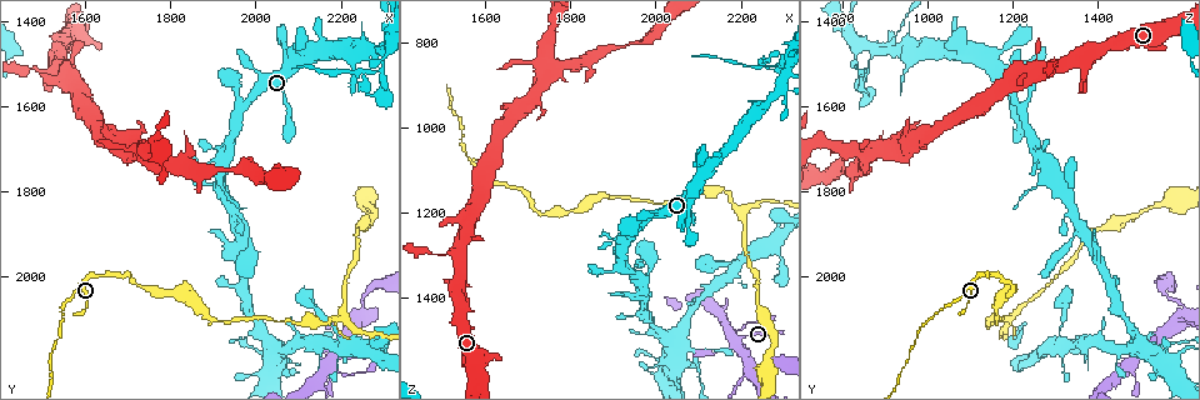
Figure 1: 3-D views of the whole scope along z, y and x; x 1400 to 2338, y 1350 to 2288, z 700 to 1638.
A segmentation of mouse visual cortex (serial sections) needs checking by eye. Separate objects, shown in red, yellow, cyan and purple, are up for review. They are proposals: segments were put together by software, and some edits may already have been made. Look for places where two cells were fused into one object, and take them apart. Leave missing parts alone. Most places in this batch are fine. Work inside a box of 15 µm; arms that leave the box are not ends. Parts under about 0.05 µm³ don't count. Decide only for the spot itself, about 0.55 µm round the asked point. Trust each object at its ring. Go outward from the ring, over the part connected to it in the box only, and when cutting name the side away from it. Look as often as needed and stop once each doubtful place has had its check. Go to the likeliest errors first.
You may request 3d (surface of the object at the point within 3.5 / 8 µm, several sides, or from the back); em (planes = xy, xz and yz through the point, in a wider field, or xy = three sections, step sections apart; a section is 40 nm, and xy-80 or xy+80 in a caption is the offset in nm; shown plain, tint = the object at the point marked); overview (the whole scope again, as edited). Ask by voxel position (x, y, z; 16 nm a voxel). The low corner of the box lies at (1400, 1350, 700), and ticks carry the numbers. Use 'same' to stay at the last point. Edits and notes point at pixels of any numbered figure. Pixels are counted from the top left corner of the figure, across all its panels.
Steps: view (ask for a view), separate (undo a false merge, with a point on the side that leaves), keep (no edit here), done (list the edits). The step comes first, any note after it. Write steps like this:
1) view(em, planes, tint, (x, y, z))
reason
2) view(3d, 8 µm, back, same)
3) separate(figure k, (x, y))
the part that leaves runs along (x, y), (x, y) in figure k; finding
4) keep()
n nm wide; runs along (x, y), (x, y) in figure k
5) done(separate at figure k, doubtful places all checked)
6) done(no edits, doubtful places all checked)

view(em, xy, step 5, tint, (2290, 1515, 865))
sharp bend

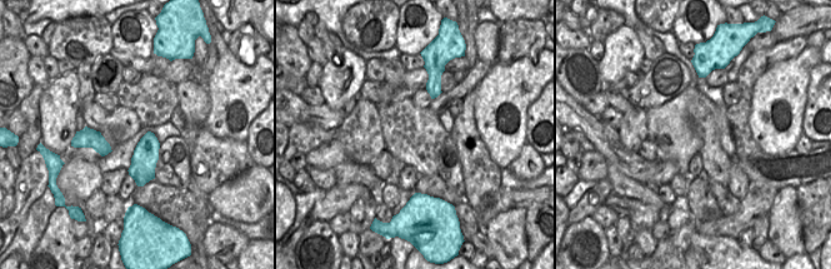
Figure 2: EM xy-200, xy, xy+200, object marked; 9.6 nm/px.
view(3d, 3.5 µm, same)

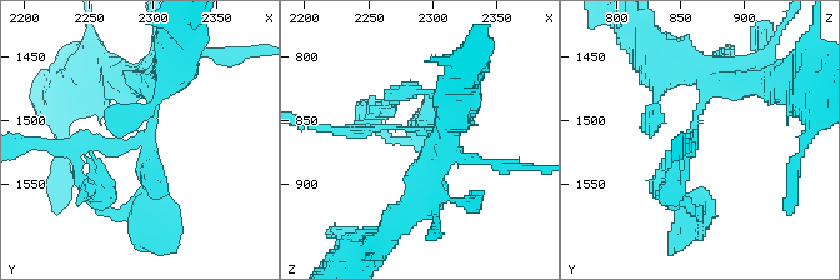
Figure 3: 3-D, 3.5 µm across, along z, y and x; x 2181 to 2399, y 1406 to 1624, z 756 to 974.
keep()
runs along (146, 80), (146, 134), (74, 160) in figure 3; continuous, no second cell

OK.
view(3d, 3.5 µm, (2235, 1520, 855))
abrupt turn

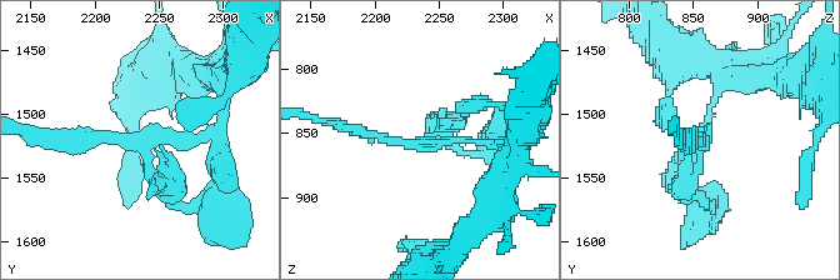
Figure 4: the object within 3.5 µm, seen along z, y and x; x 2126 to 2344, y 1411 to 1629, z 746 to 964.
view(em, xy, step 5, tint, (2240, 1518, 860))
now the EM

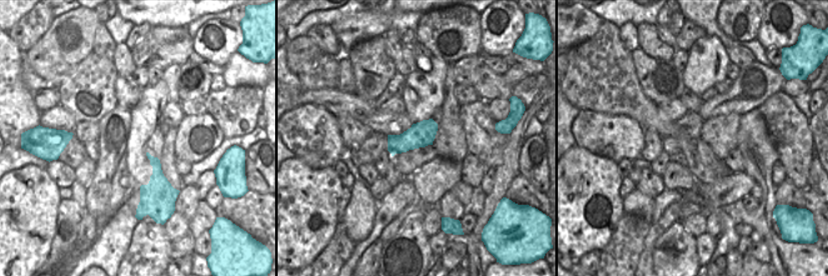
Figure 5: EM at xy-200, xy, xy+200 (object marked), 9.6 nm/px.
view(em, xy, step 2, tint, same)
another direction

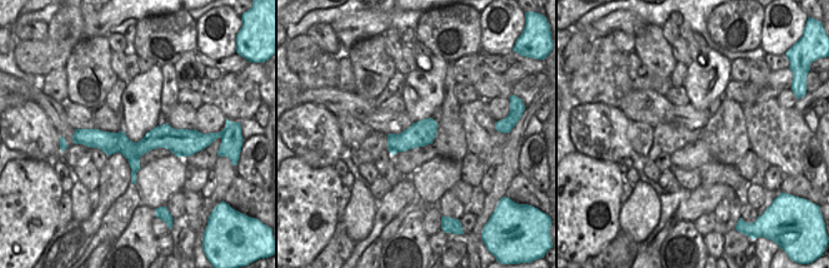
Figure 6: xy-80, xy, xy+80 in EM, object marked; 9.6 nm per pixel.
keep()
one cell here

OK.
view(3d, 3.5 µm, (2210, 2090, 1190))

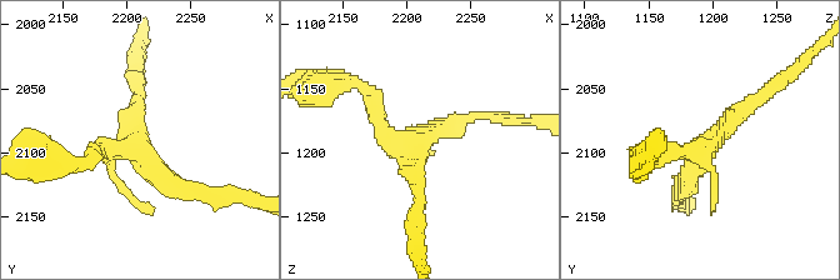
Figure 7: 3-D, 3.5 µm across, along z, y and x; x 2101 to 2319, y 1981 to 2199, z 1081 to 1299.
view(em, xy, step 3, tint, (2200, 2094, 1194))
now the EM

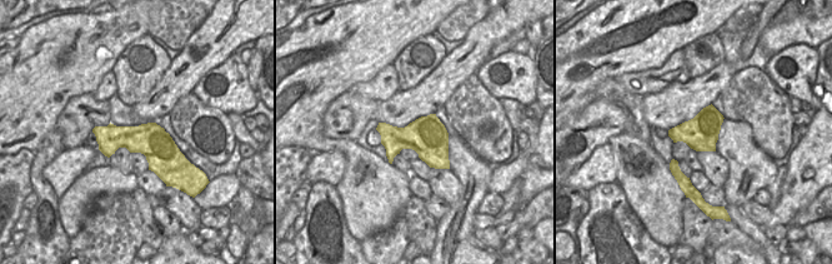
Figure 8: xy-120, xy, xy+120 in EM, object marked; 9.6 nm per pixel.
keep()
runs along (96, 130), (150, 139), (179, 162) in figure 8; all the same cell

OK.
done(no edits, doubtful places all checked)

